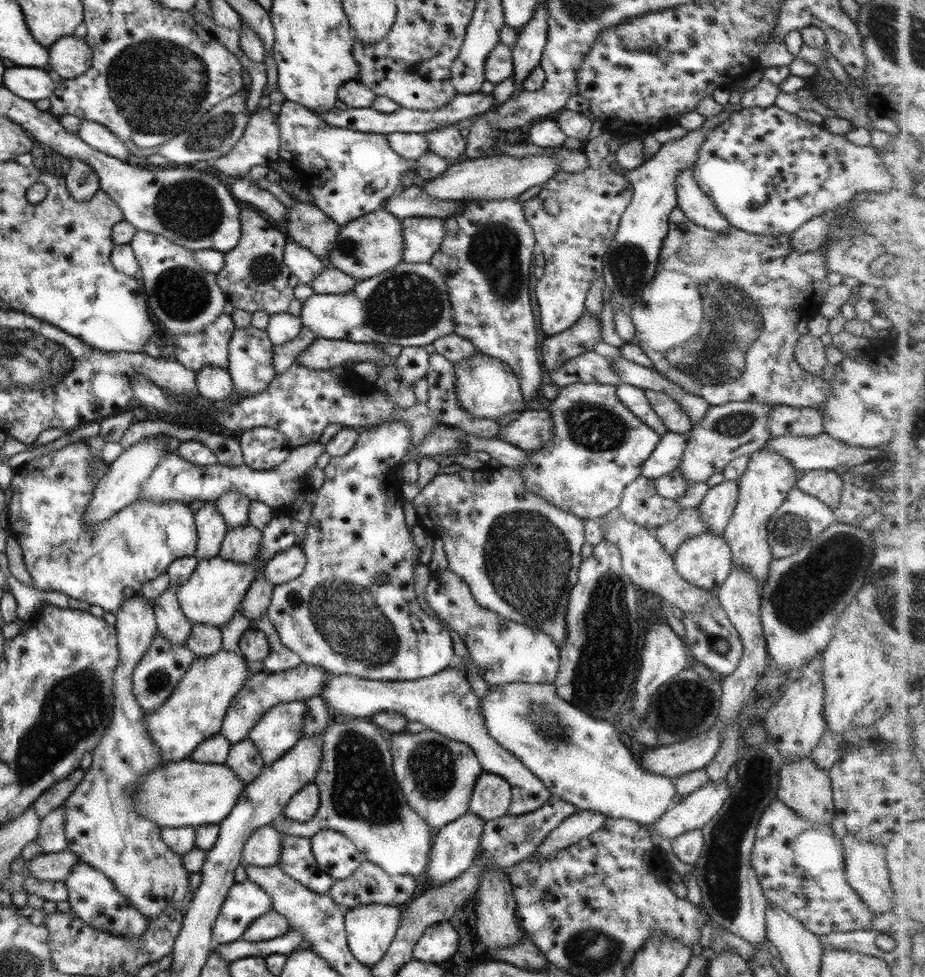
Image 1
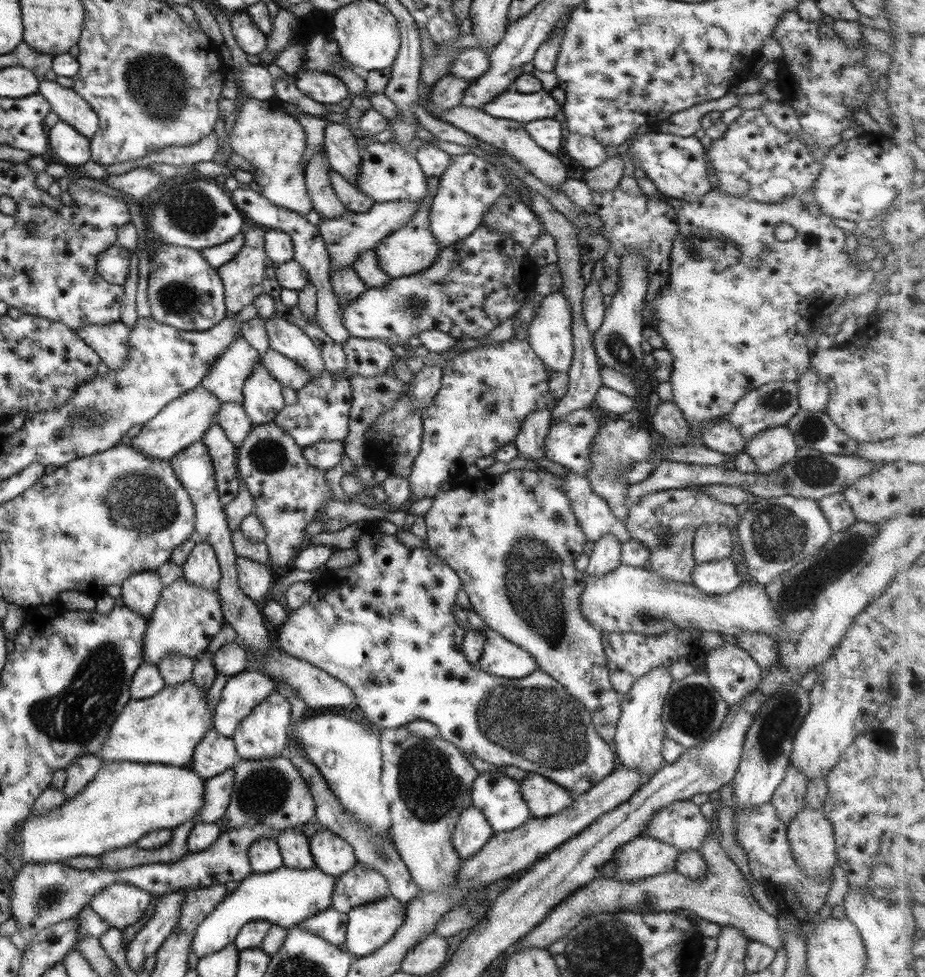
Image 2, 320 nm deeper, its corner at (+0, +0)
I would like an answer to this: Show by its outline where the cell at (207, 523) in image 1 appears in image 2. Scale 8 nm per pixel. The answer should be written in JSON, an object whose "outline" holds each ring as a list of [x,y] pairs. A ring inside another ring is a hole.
{"outline":[[[197,540],[196,545],[189,552],[187,560],[183,562],[182,577],[193,586],[205,590],[217,590],[220,581],[220,568],[215,559],[215,552],[206,543]]]}

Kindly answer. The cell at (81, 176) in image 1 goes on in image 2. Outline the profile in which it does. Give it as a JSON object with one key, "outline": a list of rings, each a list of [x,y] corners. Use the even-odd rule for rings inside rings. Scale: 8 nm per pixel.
{"outline":[[[59,119],[46,130],[48,148],[63,165],[77,167],[90,159],[88,140],[66,122]]]}

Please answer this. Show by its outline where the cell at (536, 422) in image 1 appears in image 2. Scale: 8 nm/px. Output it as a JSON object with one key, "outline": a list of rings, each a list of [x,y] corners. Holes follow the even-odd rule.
{"outline":[[[588,409],[551,419],[544,440],[545,458],[586,478],[591,466],[590,448],[599,432],[599,421]]]}

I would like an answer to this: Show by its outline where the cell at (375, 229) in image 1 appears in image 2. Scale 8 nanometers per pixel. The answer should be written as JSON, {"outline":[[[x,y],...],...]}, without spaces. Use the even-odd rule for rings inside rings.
{"outline":[[[435,176],[427,177],[427,194],[419,201],[416,213],[401,228],[386,236],[373,250],[379,268],[389,279],[418,274],[429,268],[438,259],[441,248],[428,227],[429,208],[431,200],[436,194],[437,182],[438,178]]]}

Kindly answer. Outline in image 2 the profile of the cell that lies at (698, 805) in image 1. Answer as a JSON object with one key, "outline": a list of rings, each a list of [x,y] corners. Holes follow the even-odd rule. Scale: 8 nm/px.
{"outline":[[[640,835],[614,855],[614,879],[635,882],[661,872],[673,872],[678,851],[670,844]]]}

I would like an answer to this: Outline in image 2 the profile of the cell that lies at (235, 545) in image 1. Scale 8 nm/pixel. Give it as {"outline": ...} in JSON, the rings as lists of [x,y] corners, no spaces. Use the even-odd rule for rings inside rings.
{"outline":[[[236,557],[236,577],[241,592],[253,602],[264,602],[270,598],[273,570],[245,558]]]}

